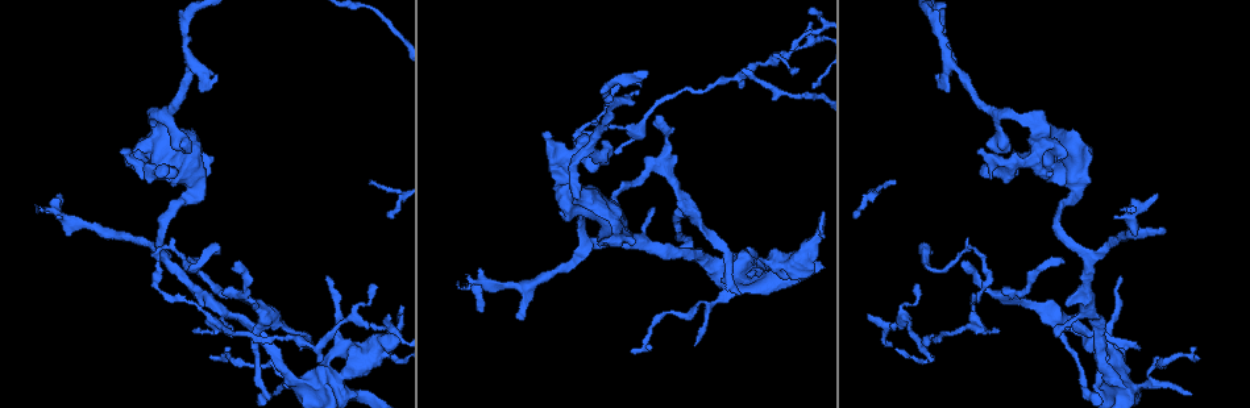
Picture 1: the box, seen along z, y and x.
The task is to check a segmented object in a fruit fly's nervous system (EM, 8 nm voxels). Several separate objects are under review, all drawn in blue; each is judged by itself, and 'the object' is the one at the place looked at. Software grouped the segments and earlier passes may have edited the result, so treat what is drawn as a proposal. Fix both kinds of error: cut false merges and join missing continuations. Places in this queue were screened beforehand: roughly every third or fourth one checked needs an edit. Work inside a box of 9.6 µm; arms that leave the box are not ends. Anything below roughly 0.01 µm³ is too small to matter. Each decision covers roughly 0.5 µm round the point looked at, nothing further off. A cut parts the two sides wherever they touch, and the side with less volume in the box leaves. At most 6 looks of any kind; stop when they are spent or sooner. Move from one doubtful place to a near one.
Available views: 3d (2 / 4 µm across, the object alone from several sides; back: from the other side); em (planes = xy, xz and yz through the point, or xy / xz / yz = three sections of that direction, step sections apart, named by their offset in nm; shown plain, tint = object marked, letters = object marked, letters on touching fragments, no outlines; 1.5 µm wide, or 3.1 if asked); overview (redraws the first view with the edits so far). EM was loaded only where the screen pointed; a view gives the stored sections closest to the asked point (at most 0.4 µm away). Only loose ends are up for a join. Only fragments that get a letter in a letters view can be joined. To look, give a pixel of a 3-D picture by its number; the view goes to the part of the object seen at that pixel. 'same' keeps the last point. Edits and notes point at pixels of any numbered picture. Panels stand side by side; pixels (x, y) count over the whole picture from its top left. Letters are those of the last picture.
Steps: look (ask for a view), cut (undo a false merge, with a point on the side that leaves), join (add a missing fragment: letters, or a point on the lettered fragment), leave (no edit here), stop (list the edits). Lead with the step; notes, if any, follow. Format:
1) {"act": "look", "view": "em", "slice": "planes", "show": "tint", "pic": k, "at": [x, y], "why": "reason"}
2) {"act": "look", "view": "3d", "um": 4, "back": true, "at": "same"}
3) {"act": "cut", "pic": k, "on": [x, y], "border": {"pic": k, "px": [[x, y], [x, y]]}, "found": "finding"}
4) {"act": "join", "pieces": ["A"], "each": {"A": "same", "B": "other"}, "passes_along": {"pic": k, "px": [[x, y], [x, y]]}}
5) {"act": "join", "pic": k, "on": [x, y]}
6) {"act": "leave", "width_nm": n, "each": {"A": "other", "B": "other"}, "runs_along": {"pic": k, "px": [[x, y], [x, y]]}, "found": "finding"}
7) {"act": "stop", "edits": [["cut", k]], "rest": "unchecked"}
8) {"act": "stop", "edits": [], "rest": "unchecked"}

{"act": "look", "view": "em", "slice": "planes", "show": "tint", "pic": 1, "at": [37, 209], "why": "tapers out"}

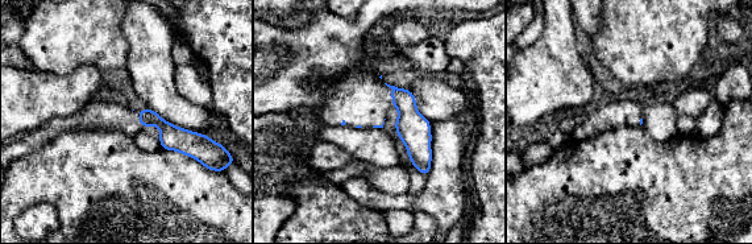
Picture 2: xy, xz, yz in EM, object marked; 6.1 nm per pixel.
{"act": "look", "view": "em", "slice": "planes", "show": "letters", "at": "same", "why": "see the neighbours"}

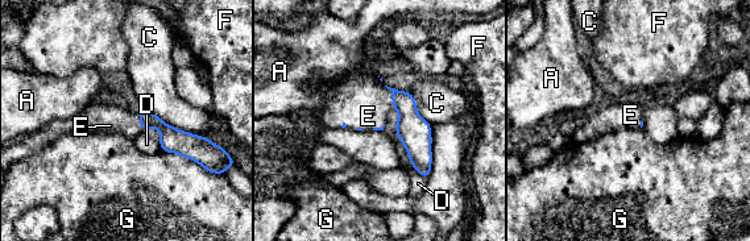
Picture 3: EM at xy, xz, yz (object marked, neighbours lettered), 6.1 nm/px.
{"act": "join", "pieces": ["E"], "longest_contact_nm": ["C", 260], "each": {"A": "other", "C": "other", "D": "other", "E": "same", "F": "other", "G": "other"}, "found": "it goes on there"}

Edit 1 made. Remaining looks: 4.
{"act": "look", "view": "overview"}

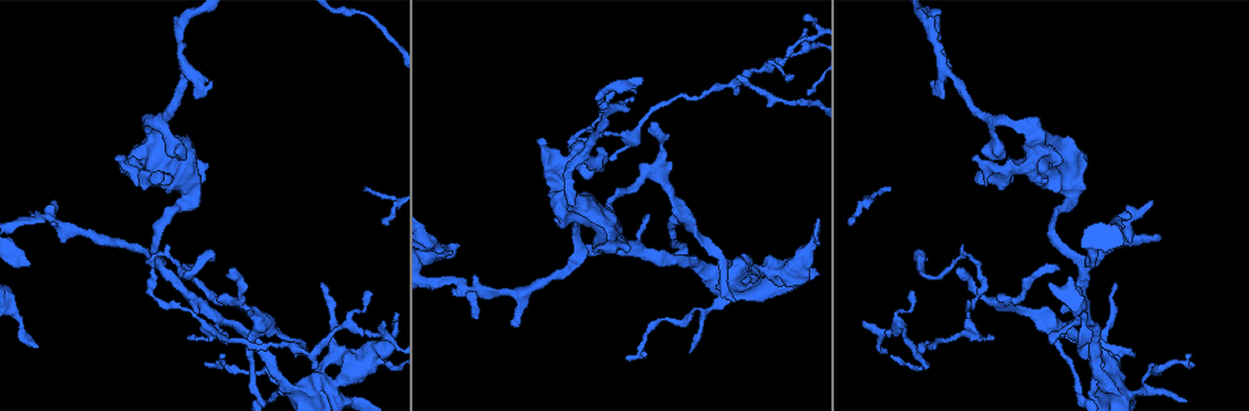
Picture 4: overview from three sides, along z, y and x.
{"act": "look", "view": "3d", "um": 4, "pic": 4, "at": [196, 303], "why": "branch point"}

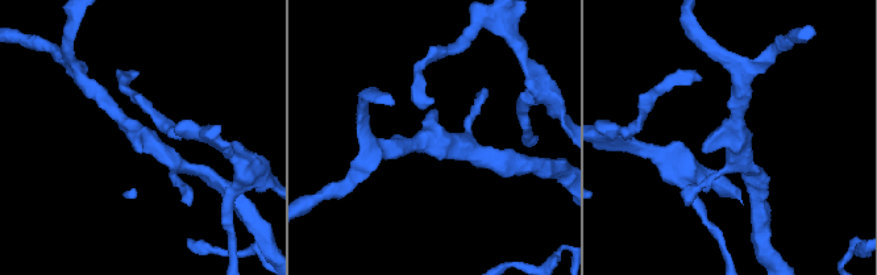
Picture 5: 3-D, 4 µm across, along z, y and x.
{"act": "look", "view": "em", "slice": "planes", "show": "letters", "pic": 5, "at": [440, 140], "why": "shape alone is not enough"}

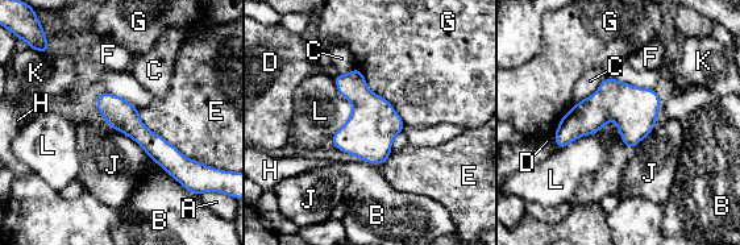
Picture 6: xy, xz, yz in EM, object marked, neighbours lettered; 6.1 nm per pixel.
{"act": "leave", "each": {"A": "other", "B": "other", "C": "other", "D": "other", "E": "other", "F": "other", "G": "other", "H": "other", "J": "other", "K": "other", "L": "other"}, "found": "continuous, no second neuron"}

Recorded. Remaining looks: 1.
{"act": "look", "view": "em", "slice": "planes", "show": "letters", "pic": 4, "at": [968, 307], "why": "sharp bend"}

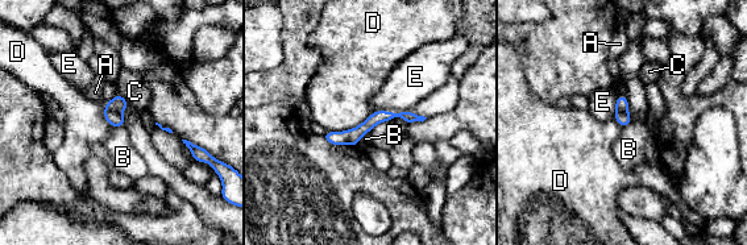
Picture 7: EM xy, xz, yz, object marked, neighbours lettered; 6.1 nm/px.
{"act": "leave", "width_nm": 90, "each": {"A": "other", "B": "other", "C": "other", "D": "other", "E": "other"}, "runs_along": {"pic": 7, "px": [[415, 117], [378, 116], [328, 137]]}, "found": "continuous, no second neuron"}

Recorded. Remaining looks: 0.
{"act": "stop", "edits": [["join", 3]], "rest": "unchecked"}

